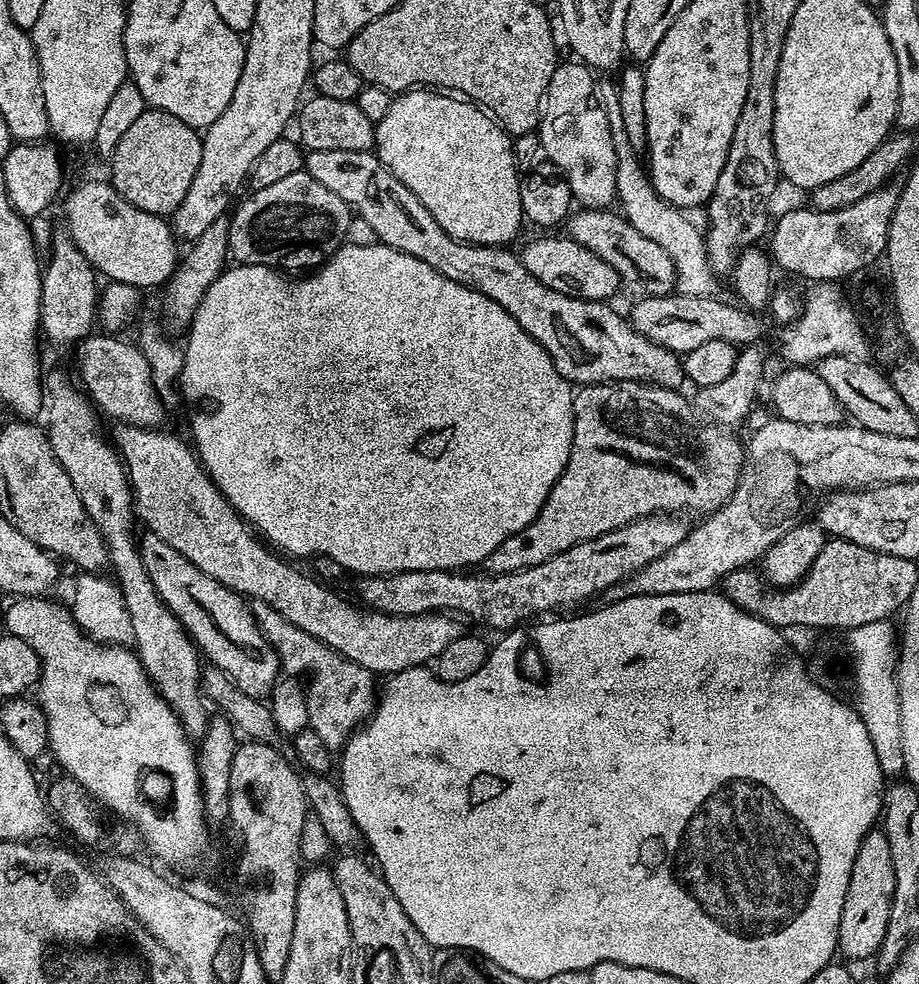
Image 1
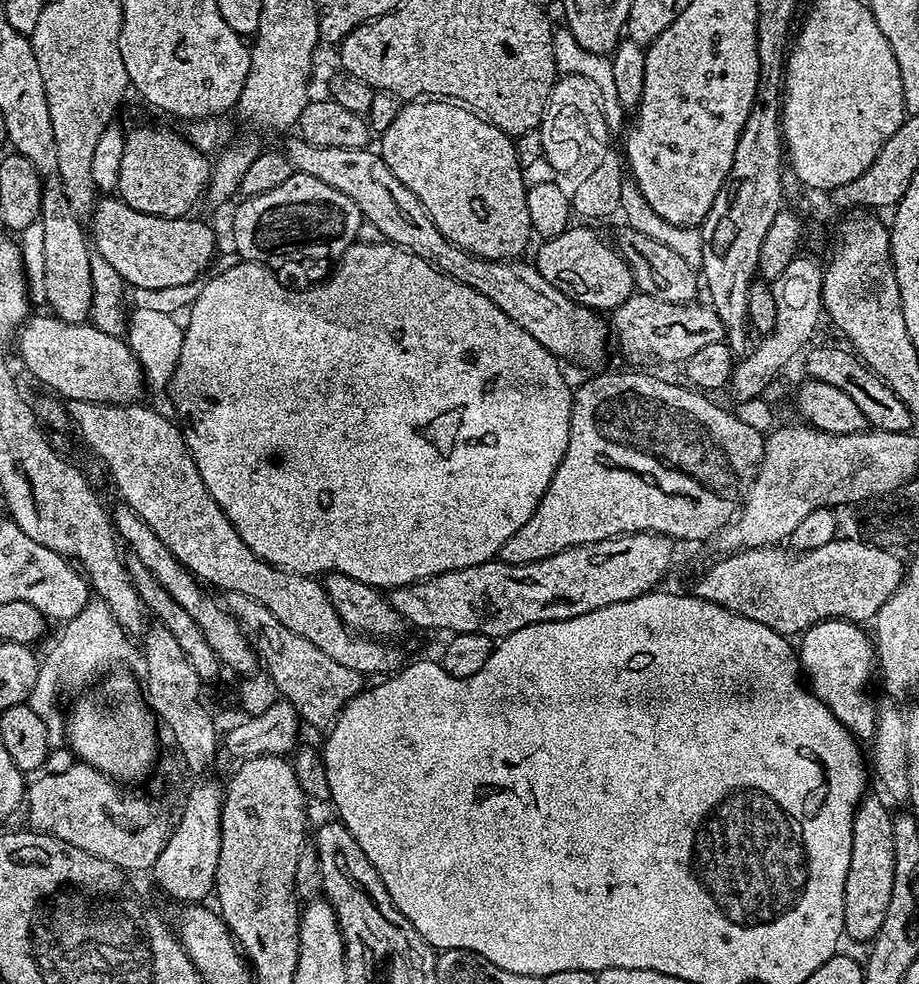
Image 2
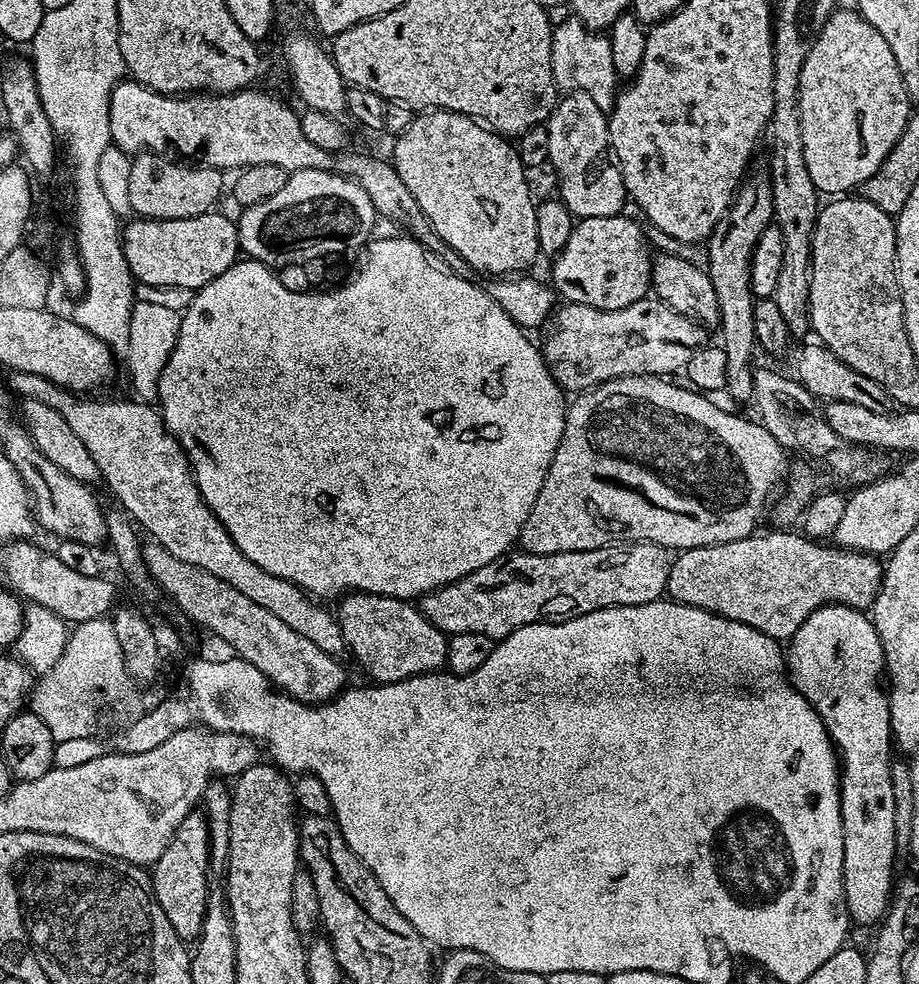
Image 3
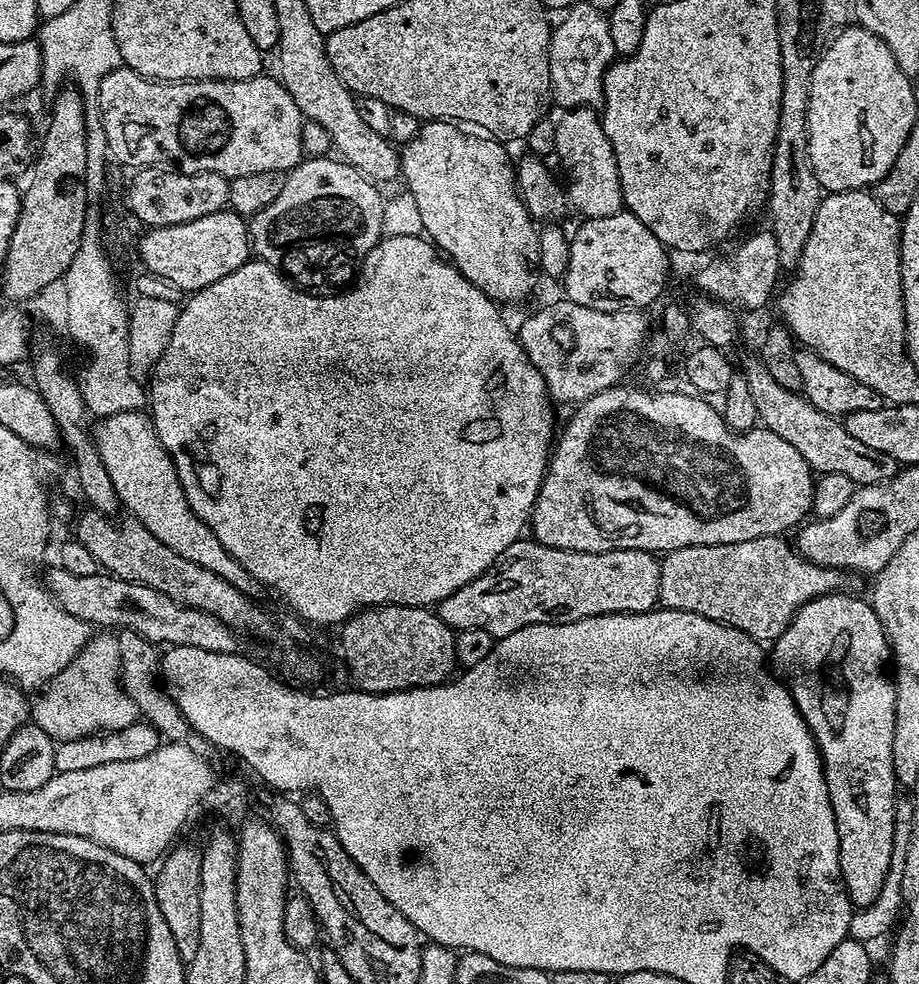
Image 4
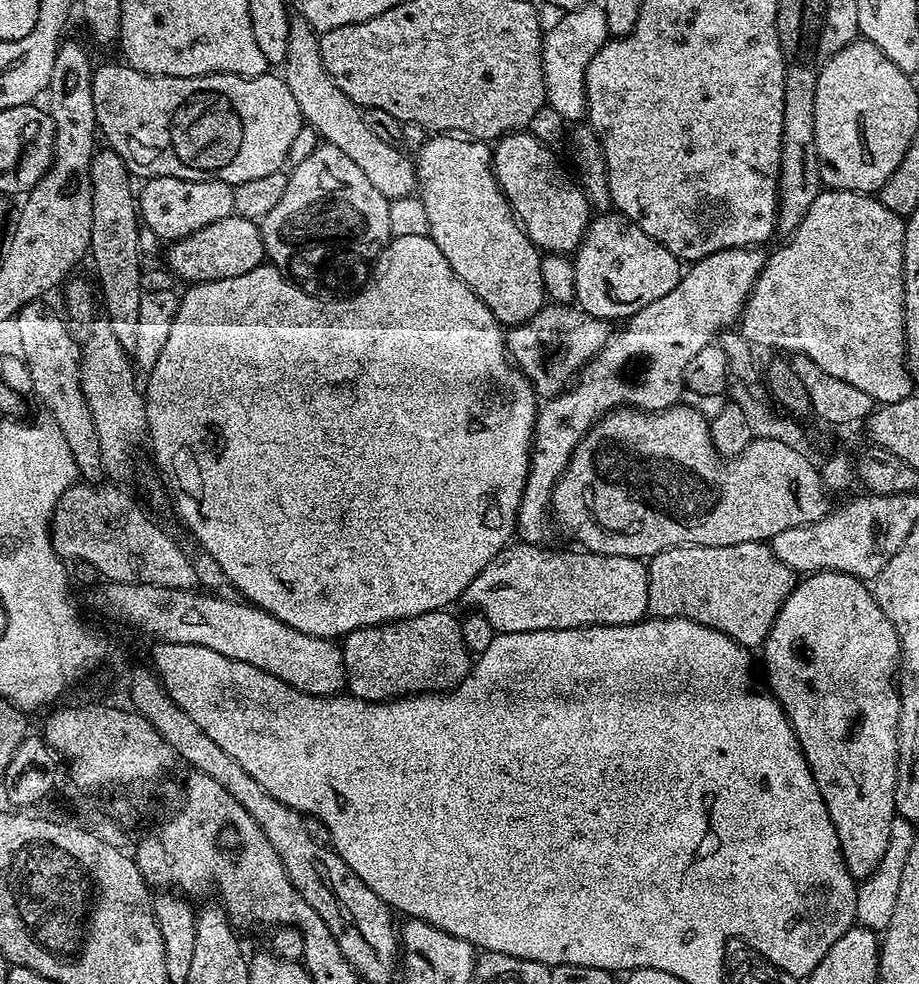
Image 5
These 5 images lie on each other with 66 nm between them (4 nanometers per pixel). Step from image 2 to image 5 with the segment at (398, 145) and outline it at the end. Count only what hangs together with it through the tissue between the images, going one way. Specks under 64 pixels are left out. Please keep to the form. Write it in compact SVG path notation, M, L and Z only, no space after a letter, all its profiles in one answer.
M436 134L418 149L415 157L418 199L426 208L429 222L428 235L442 250L446 262L486 302L490 314L501 326L524 324L544 308L546 297L542 282L542 253L537 248L519 220L516 219L508 200L496 183L496 172L492 169L493 149L479 138L465 138L460 134Z

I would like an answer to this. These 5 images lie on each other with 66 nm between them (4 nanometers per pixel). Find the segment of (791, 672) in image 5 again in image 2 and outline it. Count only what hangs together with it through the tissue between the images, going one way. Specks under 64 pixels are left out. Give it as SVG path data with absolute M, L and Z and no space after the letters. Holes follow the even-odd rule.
M819 620L813 628L807 628L798 640L800 670L807 687L822 701L826 707L846 726L857 741L868 742L876 734L877 701L872 701L868 693L868 683L874 680L874 644L864 633L865 629L848 620ZM865 798L856 808L856 817L852 823L850 870L846 870L844 887L844 936L864 942L871 942L878 934L886 919L886 909L890 906L894 890L893 813L888 812L889 805L883 799L880 800Z

